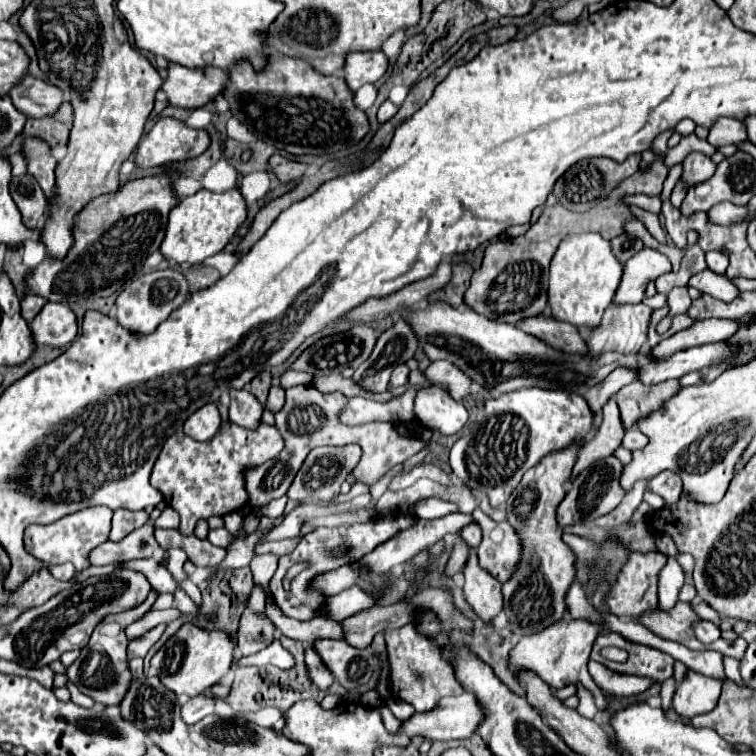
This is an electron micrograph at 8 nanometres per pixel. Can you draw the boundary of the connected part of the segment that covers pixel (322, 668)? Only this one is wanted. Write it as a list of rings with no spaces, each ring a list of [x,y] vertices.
[[[309,645],[309,647],[305,649],[305,663],[307,663],[307,669],[309,669],[311,681],[313,681],[319,689],[327,691],[327,689],[331,687],[331,683],[333,683],[333,675],[331,675],[331,671],[327,669],[327,665],[323,663],[323,659],[317,655],[317,651],[313,649],[313,645]]]

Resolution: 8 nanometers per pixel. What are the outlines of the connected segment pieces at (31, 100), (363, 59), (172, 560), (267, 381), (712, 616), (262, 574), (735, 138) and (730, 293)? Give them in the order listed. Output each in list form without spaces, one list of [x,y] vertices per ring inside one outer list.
[[[27,75],[9,93],[9,97],[13,99],[13,103],[17,103],[17,107],[21,107],[21,111],[27,117],[35,117],[35,119],[55,115],[63,103],[63,91],[59,87],[49,85],[31,75]]]
[[[367,51],[367,53],[349,53],[347,63],[343,67],[343,75],[351,91],[357,91],[365,83],[377,83],[389,67],[389,59],[383,51]]]
[[[169,549],[167,551],[167,569],[169,569],[169,573],[173,575],[173,579],[177,581],[177,583],[183,583],[185,579],[189,579],[187,577],[187,573],[183,571],[183,563],[187,561],[187,553],[183,551],[183,549]]]
[[[263,371],[261,375],[257,375],[257,379],[253,379],[253,383],[249,385],[249,391],[265,405],[269,387],[271,387],[271,373],[269,371]]]
[[[705,602],[693,606],[693,610],[700,618],[705,620],[710,620],[717,627],[719,627],[721,621],[717,612],[713,610],[711,607],[709,607],[709,605],[707,605]]]
[[[263,553],[263,555],[255,555],[253,561],[251,561],[251,571],[253,571],[253,579],[261,585],[265,585],[265,593],[269,593],[267,589],[267,583],[271,579],[271,575],[275,573],[277,569],[277,561],[279,557],[273,555],[273,553]]]
[[[719,119],[711,131],[709,131],[709,139],[707,139],[711,145],[715,147],[723,147],[723,145],[739,145],[743,141],[747,141],[747,131],[745,127],[735,121],[735,119]]]
[[[710,269],[699,272],[691,277],[689,287],[696,288],[700,292],[710,295],[721,295],[721,301],[733,301],[741,291],[725,277],[725,274],[717,274]]]

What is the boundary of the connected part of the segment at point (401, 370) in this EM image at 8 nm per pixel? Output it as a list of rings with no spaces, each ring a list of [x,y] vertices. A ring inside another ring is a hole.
[[[401,365],[393,371],[391,375],[391,387],[401,387],[401,385],[407,385],[409,383],[409,367],[407,365]]]

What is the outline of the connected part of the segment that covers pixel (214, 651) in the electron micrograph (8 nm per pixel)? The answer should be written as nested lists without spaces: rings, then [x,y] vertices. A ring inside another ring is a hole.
[[[185,623],[151,659],[151,667],[157,671],[161,683],[173,691],[177,697],[197,697],[205,693],[209,687],[221,683],[221,679],[229,673],[233,663],[235,641],[227,637],[223,631],[205,631],[191,623]]]

